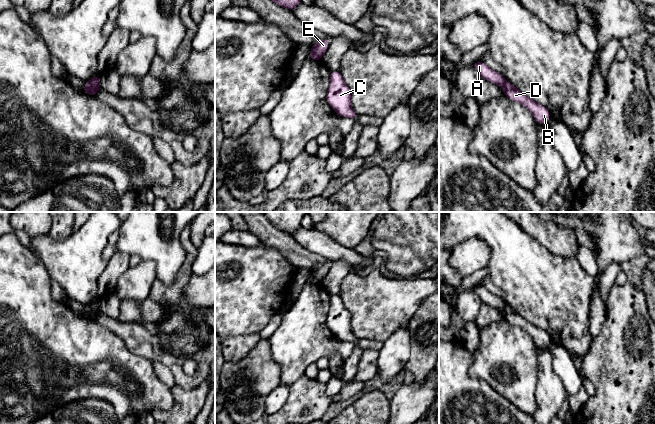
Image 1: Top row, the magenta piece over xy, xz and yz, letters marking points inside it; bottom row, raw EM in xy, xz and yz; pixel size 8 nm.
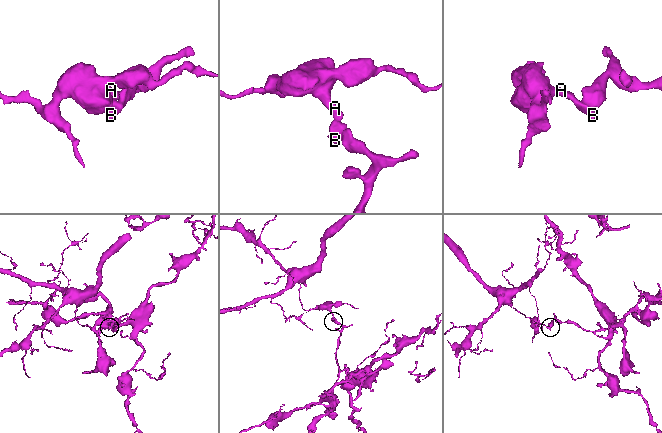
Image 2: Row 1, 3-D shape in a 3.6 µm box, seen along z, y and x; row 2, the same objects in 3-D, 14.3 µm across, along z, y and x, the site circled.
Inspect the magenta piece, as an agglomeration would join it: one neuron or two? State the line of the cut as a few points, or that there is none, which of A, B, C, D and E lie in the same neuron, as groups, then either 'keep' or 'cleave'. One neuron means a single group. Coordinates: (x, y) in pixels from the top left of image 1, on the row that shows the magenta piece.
xy (88, 81), (99, 86) | A E / B C D | cleave

